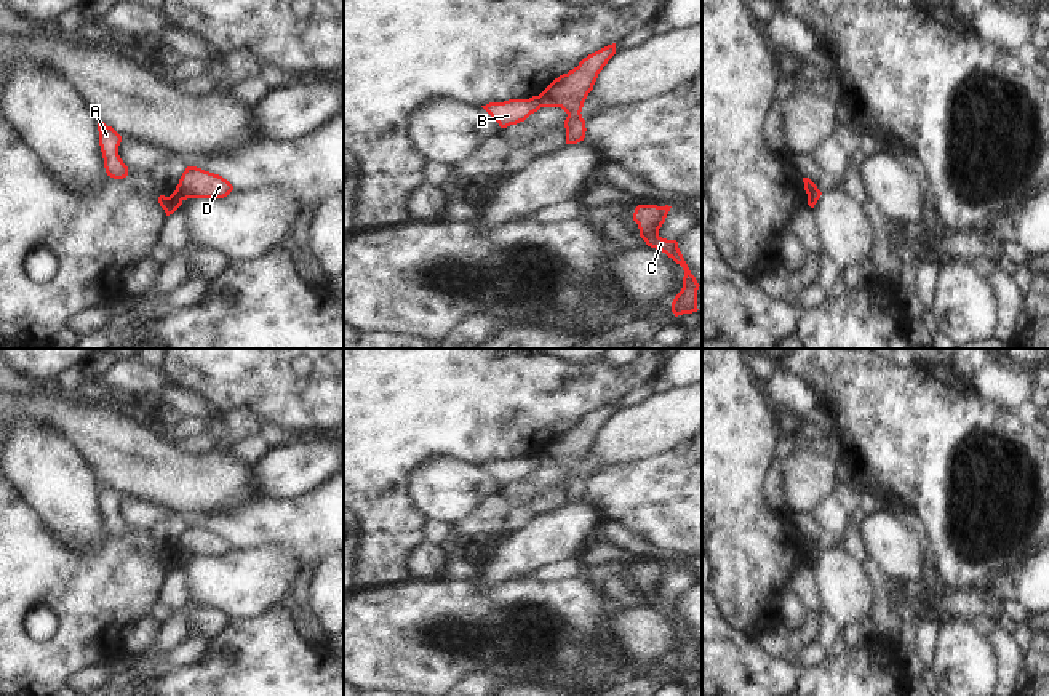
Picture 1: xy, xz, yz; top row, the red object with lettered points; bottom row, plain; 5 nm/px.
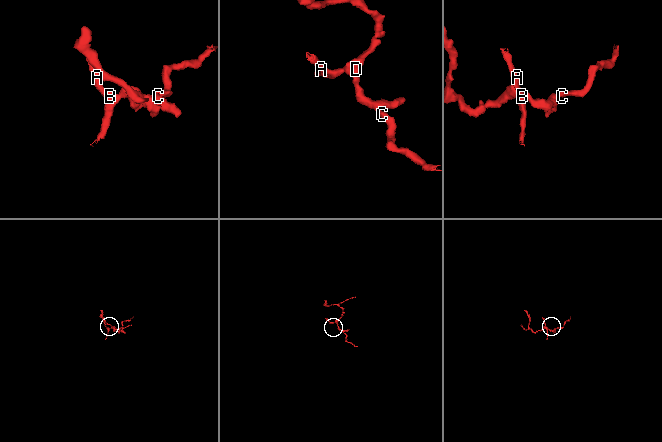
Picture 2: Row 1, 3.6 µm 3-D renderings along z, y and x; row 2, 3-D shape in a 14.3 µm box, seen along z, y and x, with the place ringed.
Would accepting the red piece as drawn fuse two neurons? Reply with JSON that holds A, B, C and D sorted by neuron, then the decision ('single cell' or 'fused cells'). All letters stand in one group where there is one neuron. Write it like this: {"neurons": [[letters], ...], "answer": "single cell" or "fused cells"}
{"neurons": [["A", "B"], ["C", "D"]], "answer": "fused cells"}

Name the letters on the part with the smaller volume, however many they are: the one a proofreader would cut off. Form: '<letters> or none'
A, B

